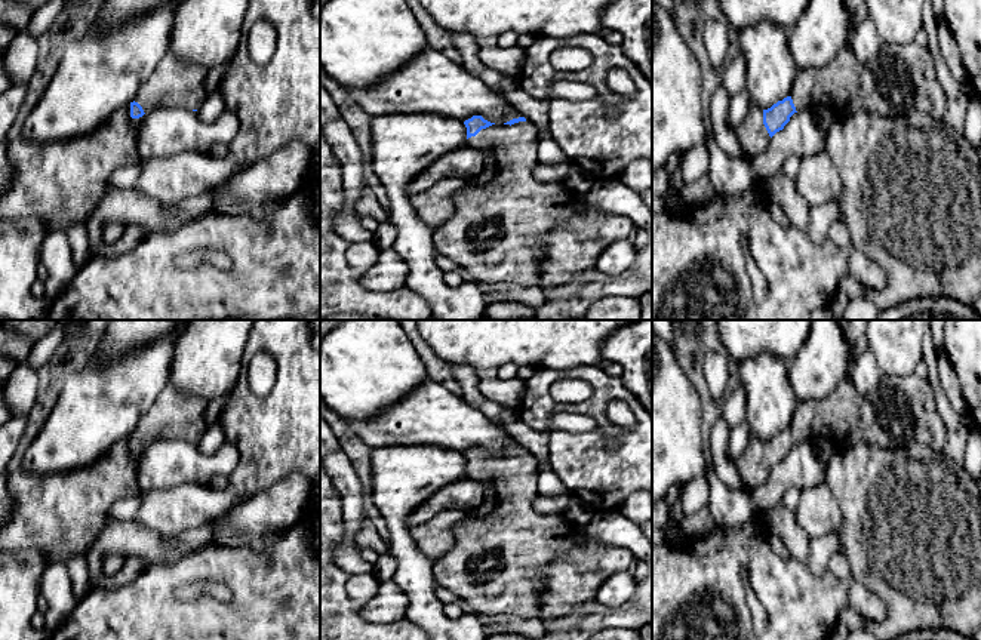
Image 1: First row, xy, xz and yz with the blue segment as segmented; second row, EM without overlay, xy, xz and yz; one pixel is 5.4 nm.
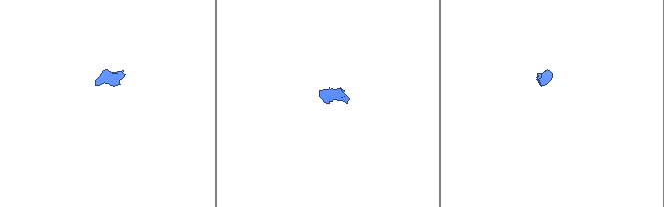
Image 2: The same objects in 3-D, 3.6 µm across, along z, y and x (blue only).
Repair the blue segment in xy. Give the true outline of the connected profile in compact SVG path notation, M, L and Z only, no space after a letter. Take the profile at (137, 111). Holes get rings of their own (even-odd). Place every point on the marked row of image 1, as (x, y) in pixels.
M167 53L141 86L135 101L130 102L130 117L139 119L157 108L167 107L197 111L207 96L206 74L206 68L184 65L175 55Z

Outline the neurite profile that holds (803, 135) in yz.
M802 110L790 117L782 130L777 132L766 150L750 160L762 181L781 173L787 157L811 157L824 151L827 133L811 110Z

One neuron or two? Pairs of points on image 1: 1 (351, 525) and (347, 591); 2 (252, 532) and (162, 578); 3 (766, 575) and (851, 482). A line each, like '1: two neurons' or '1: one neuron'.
1: two neurons
2: two neurons
3: two neurons

